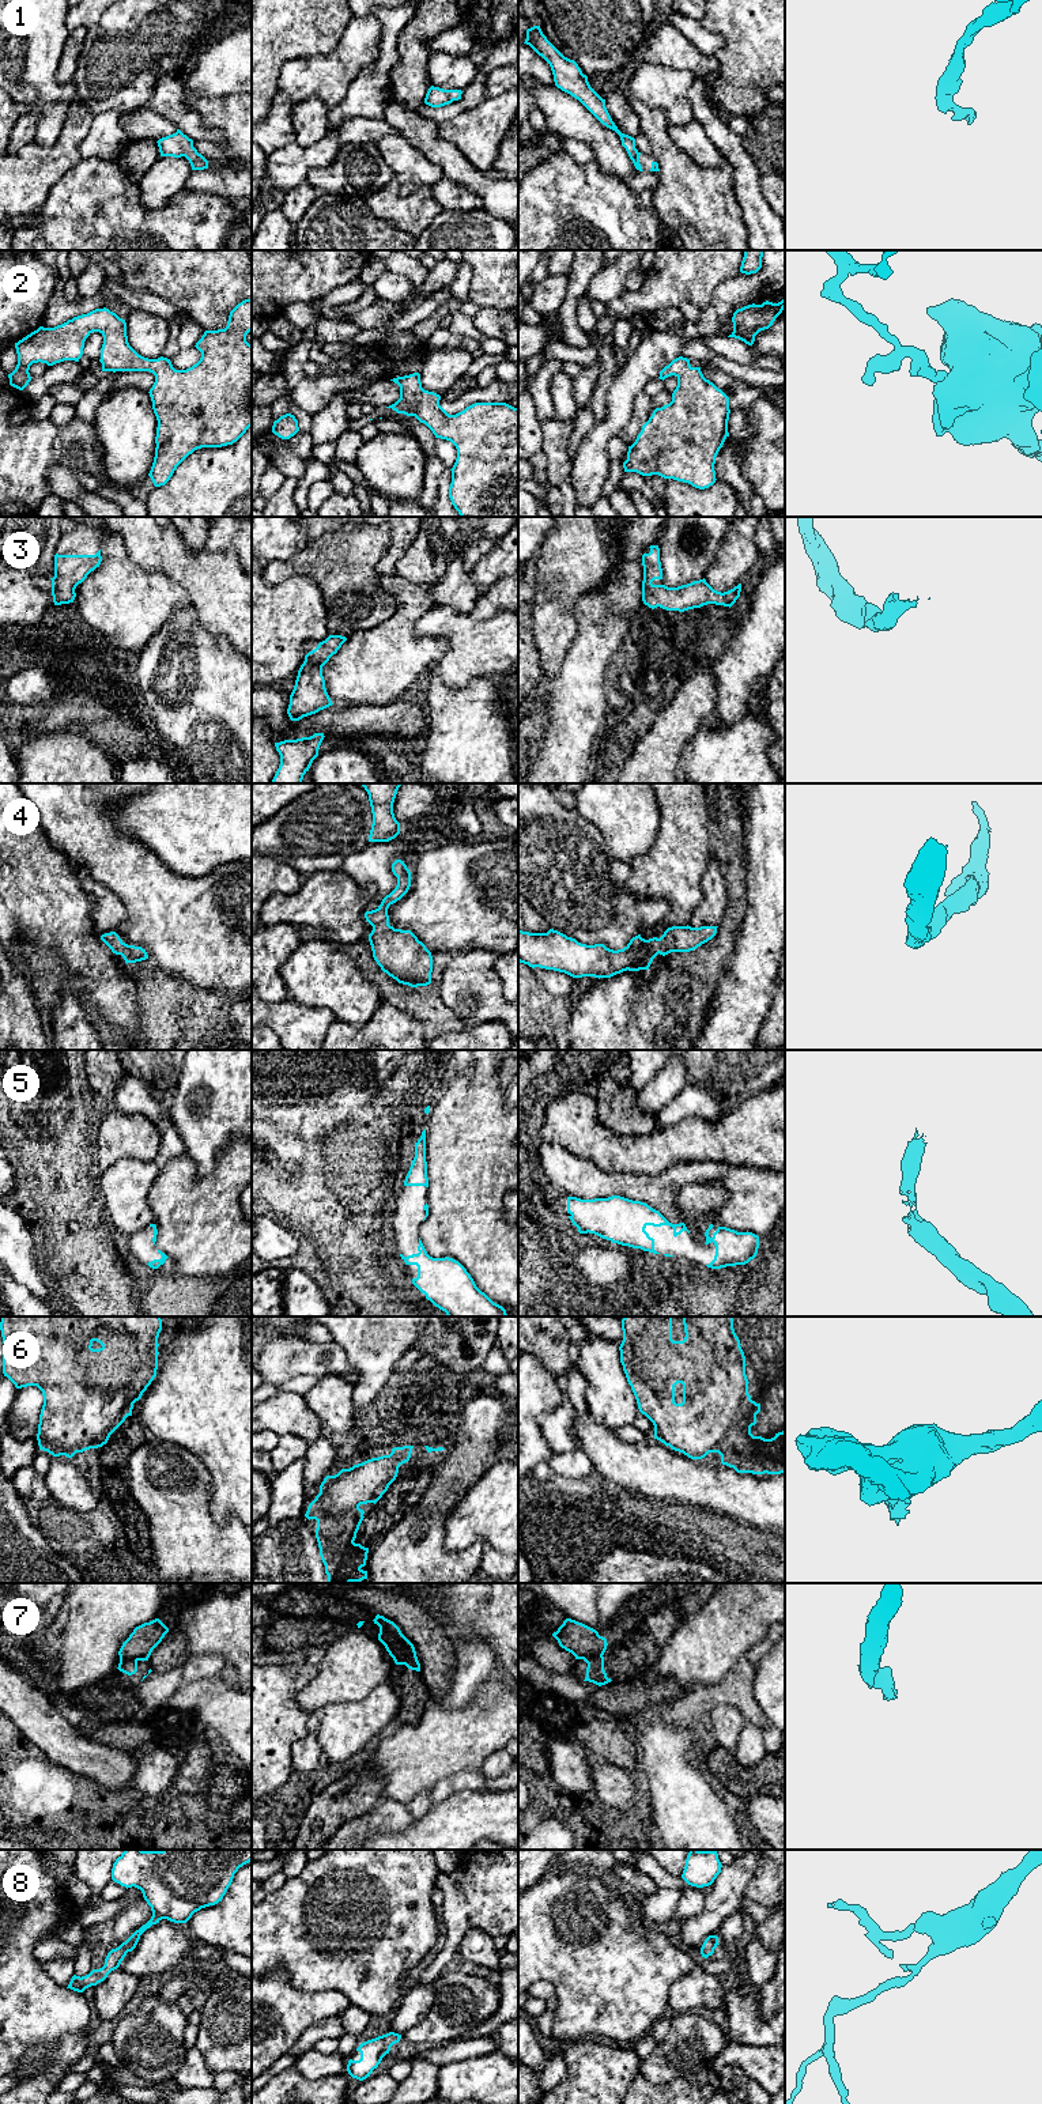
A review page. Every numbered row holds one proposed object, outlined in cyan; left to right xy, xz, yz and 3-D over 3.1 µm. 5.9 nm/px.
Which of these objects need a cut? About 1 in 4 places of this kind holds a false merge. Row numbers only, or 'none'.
6, 7

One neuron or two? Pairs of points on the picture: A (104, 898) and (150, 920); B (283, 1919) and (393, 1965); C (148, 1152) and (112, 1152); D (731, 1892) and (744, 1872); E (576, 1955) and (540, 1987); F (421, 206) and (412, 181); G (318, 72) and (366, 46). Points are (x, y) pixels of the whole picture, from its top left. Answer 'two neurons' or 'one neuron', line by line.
A: two neurons
B: one neuron
C: one neuron
D: one neuron
E: two neurons
F: two neurons
G: one neuron

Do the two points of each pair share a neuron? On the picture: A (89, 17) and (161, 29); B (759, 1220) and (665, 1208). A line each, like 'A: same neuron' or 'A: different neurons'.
A: different neurons
B: same neuron

